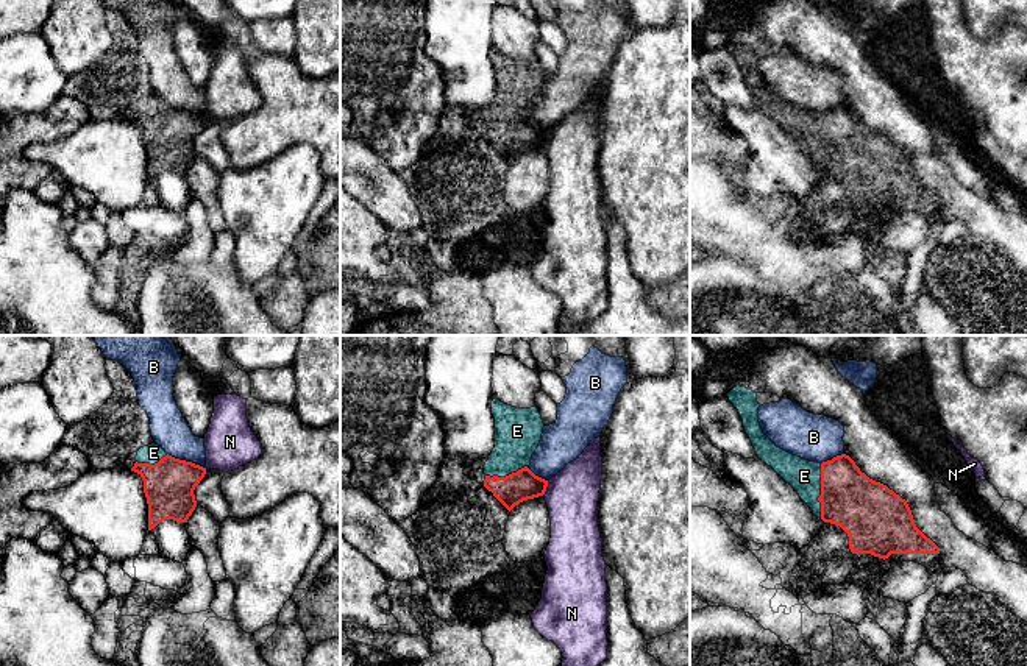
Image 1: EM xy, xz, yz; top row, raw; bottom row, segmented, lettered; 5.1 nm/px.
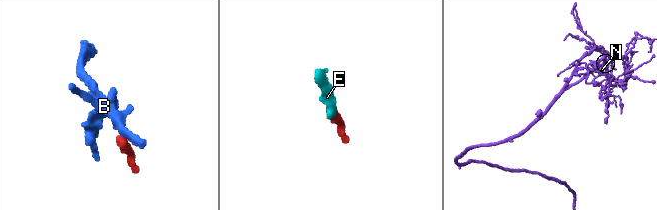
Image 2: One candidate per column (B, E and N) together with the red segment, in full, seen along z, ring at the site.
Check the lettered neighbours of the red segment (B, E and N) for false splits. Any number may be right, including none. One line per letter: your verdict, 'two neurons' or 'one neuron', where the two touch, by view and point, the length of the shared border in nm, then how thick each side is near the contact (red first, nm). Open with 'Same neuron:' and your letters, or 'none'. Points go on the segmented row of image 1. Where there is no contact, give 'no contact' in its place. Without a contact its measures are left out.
Same neuron: E
B: two neurons | xy (184, 460) | 220 nm | 260/190 nm
E: one neuron | yz (821, 490) | 280 nm | 300/170 nm
N: two neurons | xz (545, 488) | 90 nm | 160/280 nm

